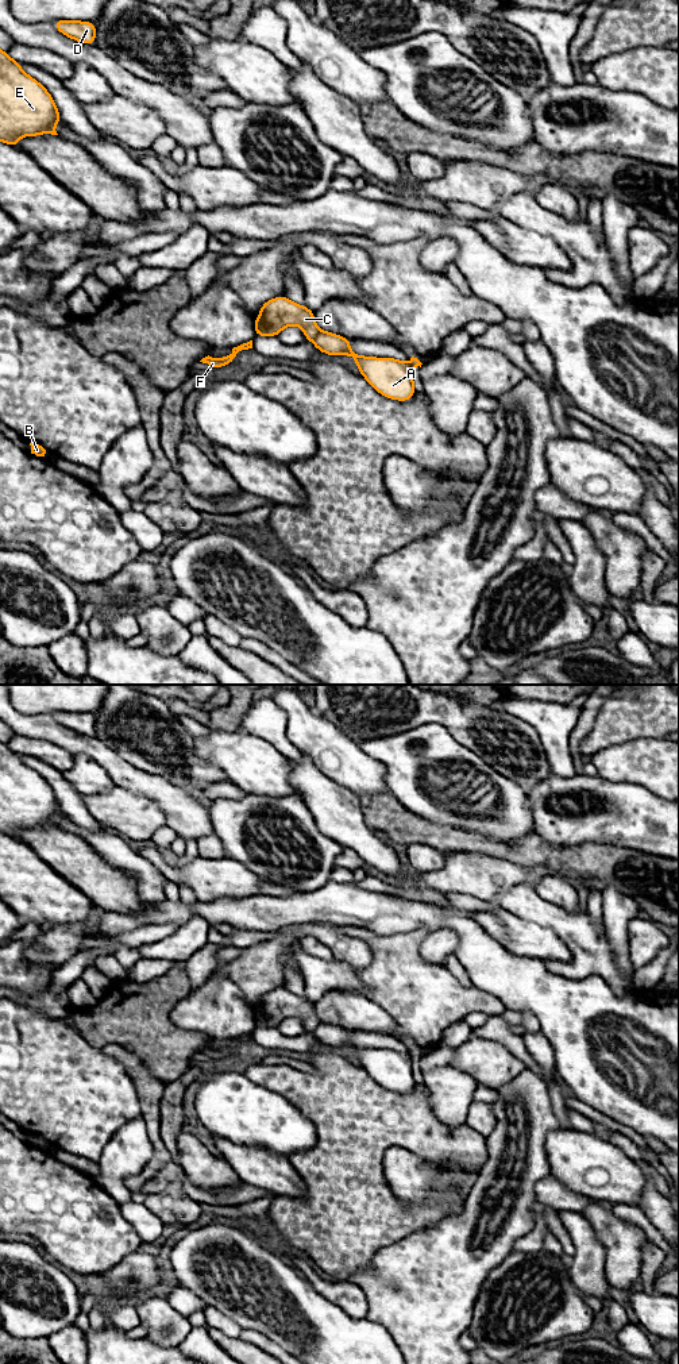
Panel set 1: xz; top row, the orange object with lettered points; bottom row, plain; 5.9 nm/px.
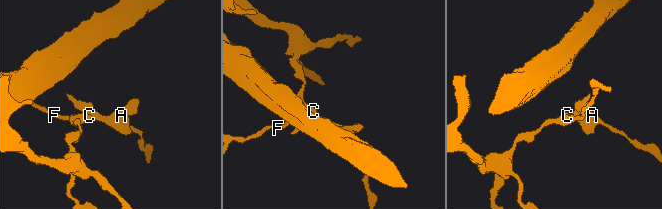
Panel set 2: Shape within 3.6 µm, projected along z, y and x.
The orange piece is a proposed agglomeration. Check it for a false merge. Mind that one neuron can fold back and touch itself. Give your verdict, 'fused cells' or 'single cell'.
fused cells

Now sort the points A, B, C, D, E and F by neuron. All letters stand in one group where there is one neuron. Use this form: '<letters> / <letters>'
A / B C D E F

